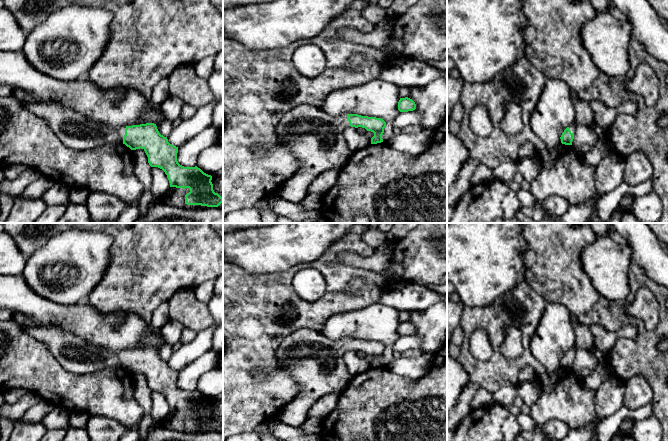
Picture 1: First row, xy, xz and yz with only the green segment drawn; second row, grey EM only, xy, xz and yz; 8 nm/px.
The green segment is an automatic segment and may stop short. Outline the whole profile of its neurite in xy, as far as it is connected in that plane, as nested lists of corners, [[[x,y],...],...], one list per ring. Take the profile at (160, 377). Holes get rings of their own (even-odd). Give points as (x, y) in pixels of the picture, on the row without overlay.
[[[56,327],[23,328],[44,344],[60,365],[71,373],[85,374],[119,367],[131,374],[141,372],[148,381],[149,389],[165,396],[170,411],[190,413],[185,419],[185,428],[218,431],[223,426],[223,422],[213,414],[212,400],[197,390],[180,389],[177,385],[178,371],[170,368],[154,347],[114,352]]]

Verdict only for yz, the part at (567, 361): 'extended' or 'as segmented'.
extended

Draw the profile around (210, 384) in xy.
[[[216,367],[202,374],[196,390],[211,400],[221,395],[223,393],[223,371]]]

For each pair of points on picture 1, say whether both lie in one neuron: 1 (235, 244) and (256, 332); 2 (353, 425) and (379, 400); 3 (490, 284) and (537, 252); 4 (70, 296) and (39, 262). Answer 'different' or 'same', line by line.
1: different
2: same
3: different
4: same

